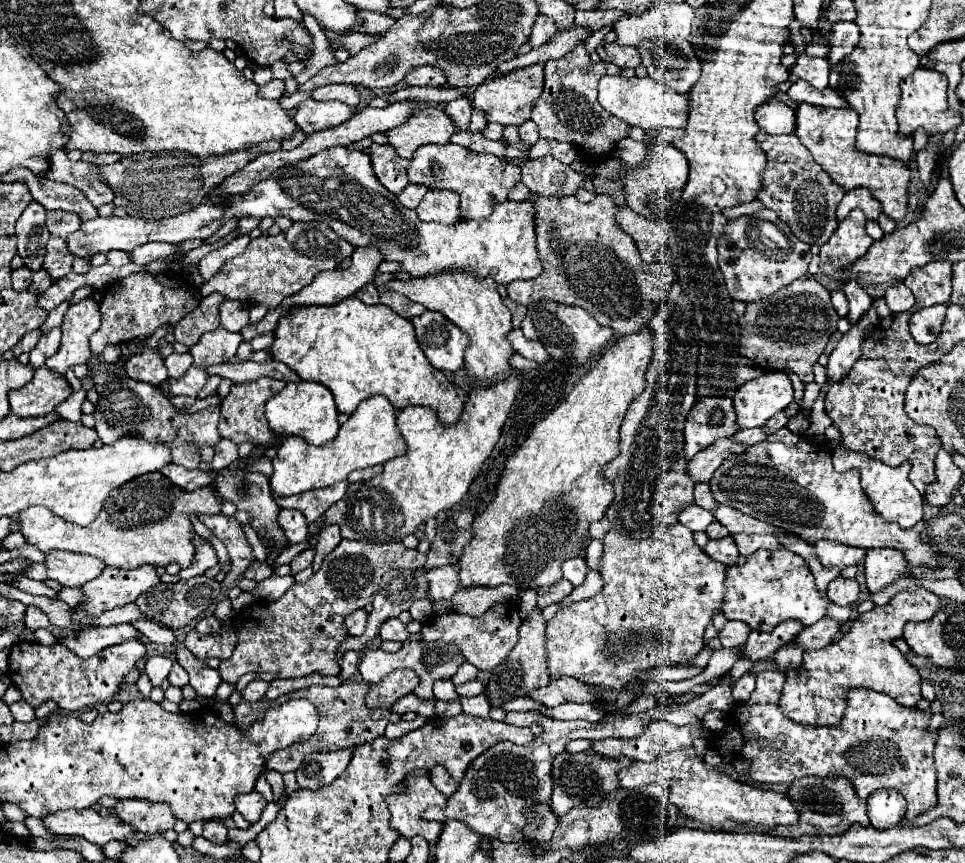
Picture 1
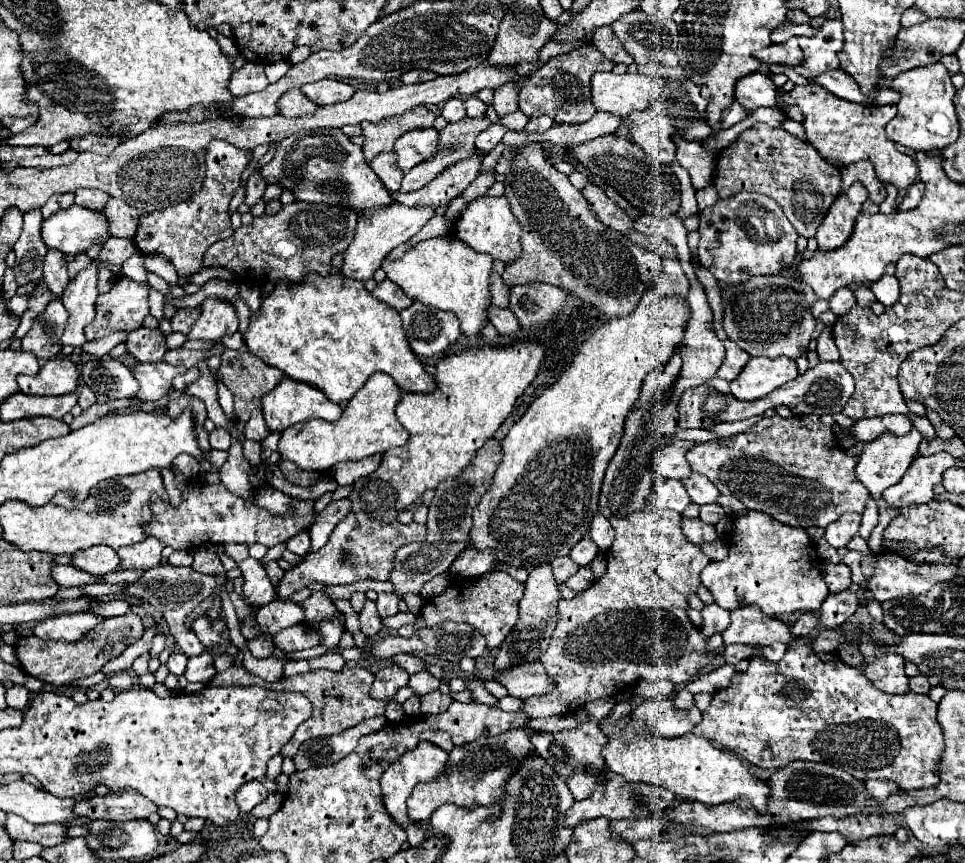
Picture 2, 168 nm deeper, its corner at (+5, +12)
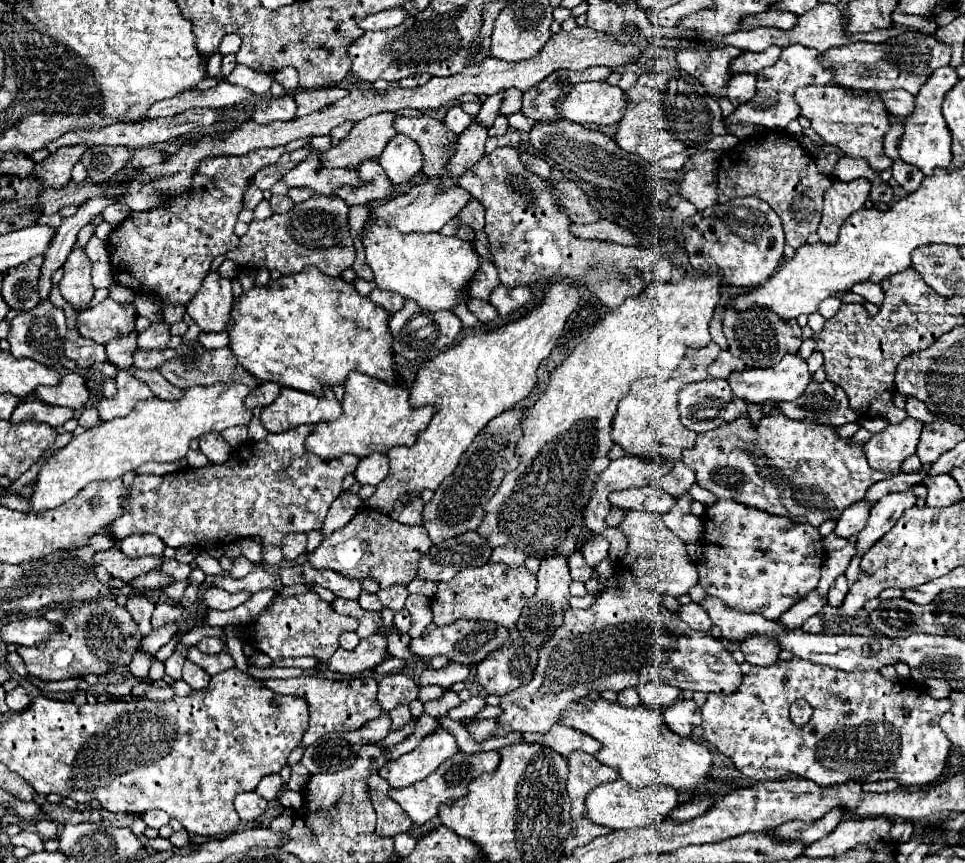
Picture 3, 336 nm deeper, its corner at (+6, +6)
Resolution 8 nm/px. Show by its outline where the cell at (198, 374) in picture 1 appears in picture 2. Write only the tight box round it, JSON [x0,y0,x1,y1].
[133,362,185,402]

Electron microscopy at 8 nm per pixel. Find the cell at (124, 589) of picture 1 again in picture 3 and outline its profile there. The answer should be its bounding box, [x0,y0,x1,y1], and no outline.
[118,534,164,558]

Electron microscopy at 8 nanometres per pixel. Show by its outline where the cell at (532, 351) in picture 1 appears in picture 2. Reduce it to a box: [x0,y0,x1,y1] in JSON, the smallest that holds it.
[489,306,521,336]

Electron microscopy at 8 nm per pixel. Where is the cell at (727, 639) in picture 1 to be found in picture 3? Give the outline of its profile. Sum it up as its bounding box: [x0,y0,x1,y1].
[676,602,712,632]

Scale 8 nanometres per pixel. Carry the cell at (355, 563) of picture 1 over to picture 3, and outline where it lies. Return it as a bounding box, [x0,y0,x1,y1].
[308,510,432,588]

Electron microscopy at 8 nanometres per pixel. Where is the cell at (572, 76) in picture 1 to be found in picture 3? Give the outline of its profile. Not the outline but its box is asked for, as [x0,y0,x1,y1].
[522,68,612,120]

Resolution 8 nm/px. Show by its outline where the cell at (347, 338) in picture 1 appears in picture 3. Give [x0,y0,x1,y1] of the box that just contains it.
[228,266,394,394]

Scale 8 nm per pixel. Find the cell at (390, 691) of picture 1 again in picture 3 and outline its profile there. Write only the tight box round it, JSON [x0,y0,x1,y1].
[378,674,420,712]

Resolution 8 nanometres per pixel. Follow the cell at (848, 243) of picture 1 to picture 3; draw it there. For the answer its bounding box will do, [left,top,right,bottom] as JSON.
[818,178,870,242]

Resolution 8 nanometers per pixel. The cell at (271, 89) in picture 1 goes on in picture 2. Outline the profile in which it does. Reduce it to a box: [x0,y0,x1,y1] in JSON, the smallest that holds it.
[229,62,269,96]

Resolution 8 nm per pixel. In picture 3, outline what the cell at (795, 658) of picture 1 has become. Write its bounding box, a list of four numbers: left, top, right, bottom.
[802,614,824,634]

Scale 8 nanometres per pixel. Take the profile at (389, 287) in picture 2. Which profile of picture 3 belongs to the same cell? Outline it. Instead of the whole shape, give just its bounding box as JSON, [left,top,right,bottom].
[368,288,404,314]

